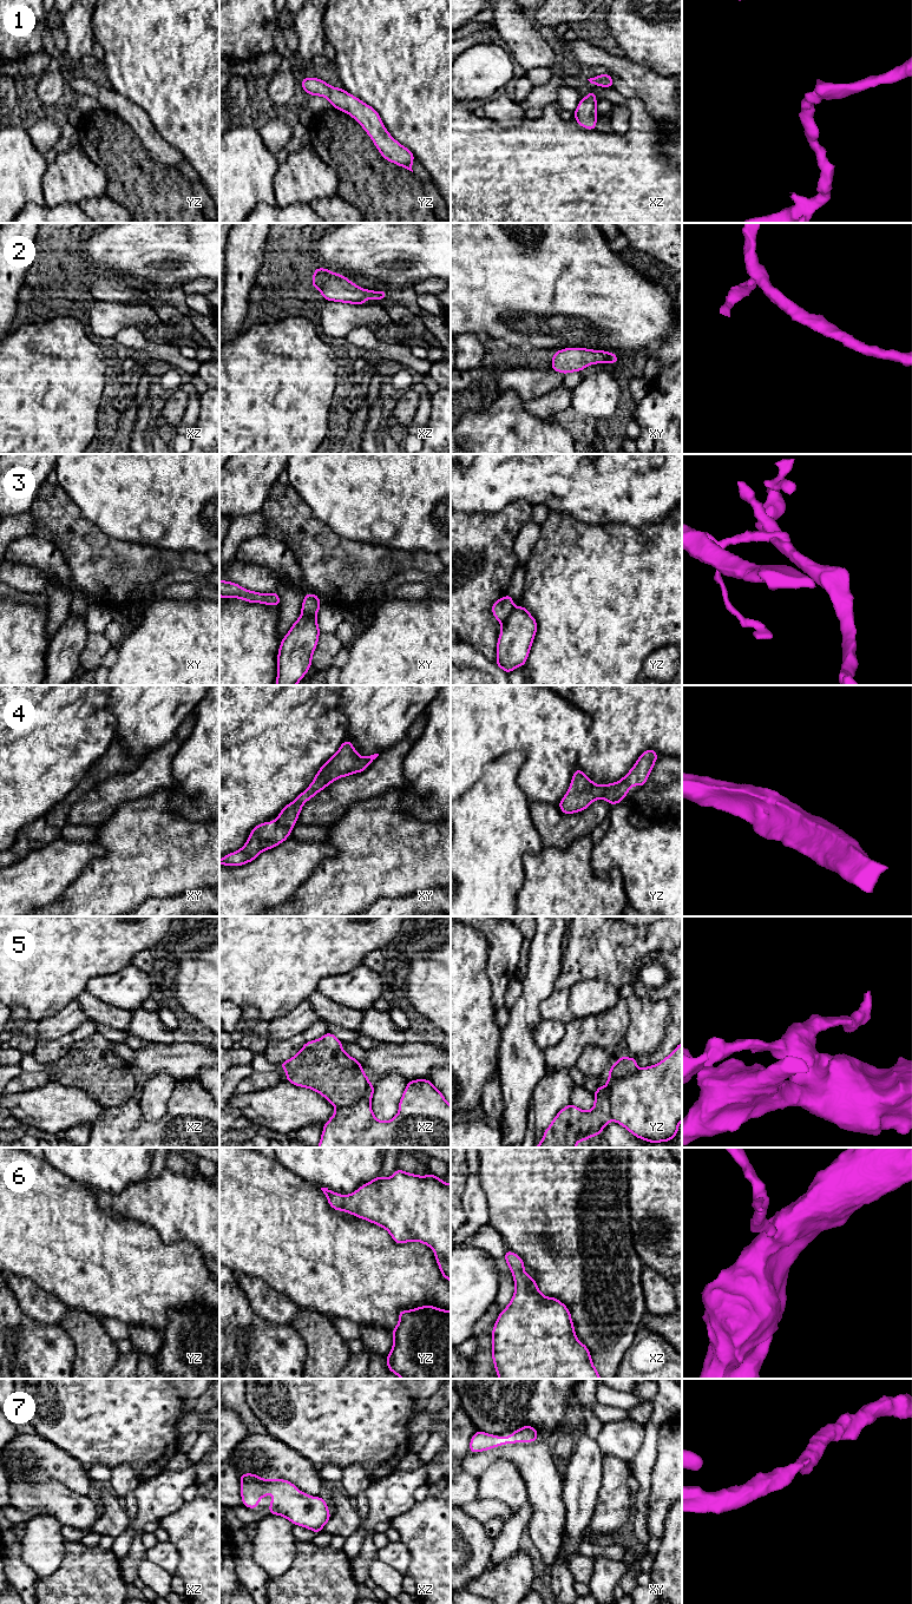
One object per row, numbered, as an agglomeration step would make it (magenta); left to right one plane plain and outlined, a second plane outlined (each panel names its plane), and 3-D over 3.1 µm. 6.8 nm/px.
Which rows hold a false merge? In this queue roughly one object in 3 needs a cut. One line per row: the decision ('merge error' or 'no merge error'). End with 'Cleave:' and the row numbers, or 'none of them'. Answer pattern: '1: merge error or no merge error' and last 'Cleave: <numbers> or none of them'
1: no merge error
2: no merge error
3: merge error
4: no merge error
5: merge error
6: no merge error
7: no merge error
Cleave: 3, 5

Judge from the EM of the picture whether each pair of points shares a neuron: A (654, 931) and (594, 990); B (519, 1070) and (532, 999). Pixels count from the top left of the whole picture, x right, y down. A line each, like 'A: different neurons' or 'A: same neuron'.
A: different neurons
B: same neuron

